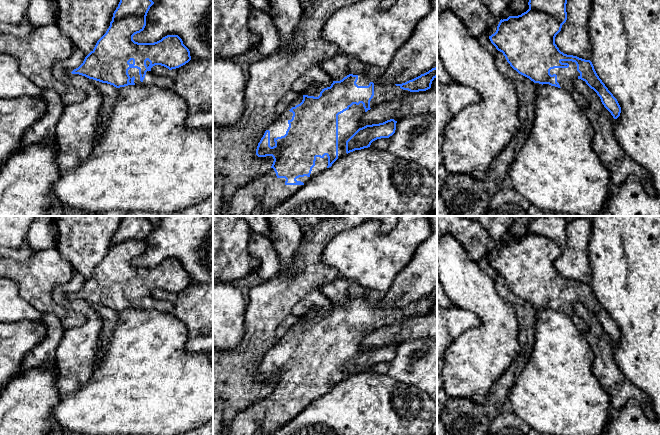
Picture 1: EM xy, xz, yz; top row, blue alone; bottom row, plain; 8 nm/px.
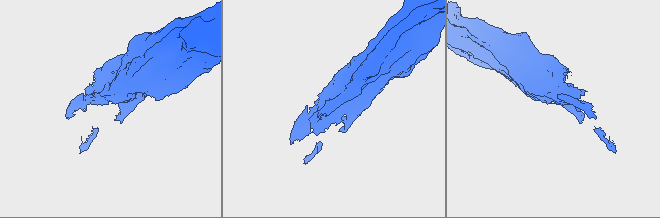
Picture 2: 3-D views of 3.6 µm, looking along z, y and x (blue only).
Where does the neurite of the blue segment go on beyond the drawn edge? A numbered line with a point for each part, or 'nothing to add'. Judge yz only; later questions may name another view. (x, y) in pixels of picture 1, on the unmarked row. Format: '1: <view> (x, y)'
1: yz (565, 300)

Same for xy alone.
1: xy (166, 306)

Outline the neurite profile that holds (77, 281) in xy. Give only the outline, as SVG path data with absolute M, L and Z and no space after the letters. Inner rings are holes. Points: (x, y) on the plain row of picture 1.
M75 270L73 277L69 282L61 285L61 289L65 291L68 296L72 296L83 287L85 281L86 279L83 275Z

